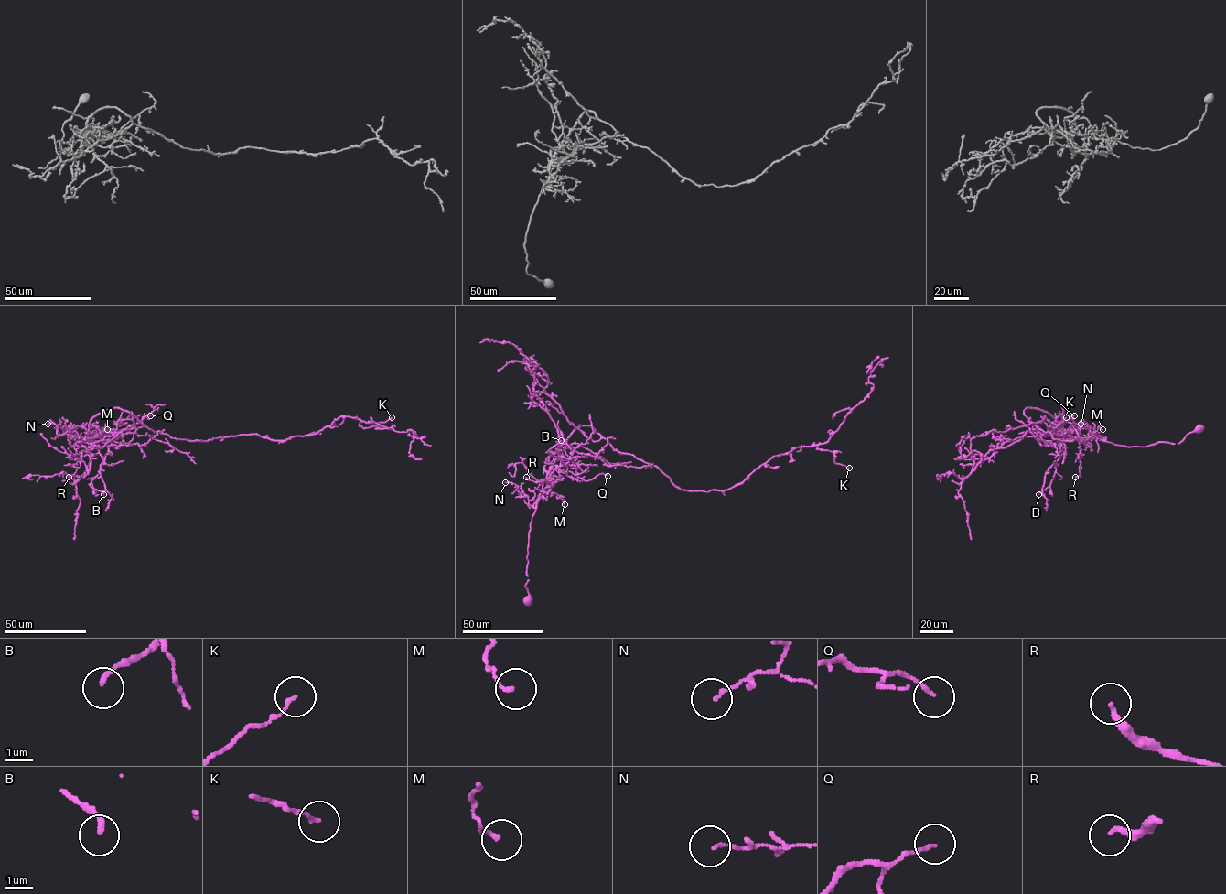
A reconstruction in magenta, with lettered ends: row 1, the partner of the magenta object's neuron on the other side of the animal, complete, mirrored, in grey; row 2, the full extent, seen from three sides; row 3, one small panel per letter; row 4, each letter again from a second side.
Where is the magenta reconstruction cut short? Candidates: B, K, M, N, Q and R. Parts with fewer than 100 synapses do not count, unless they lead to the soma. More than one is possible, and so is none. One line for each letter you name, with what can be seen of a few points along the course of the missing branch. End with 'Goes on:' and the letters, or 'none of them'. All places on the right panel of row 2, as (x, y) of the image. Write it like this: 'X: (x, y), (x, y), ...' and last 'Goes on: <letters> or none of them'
Goes on: none of them

